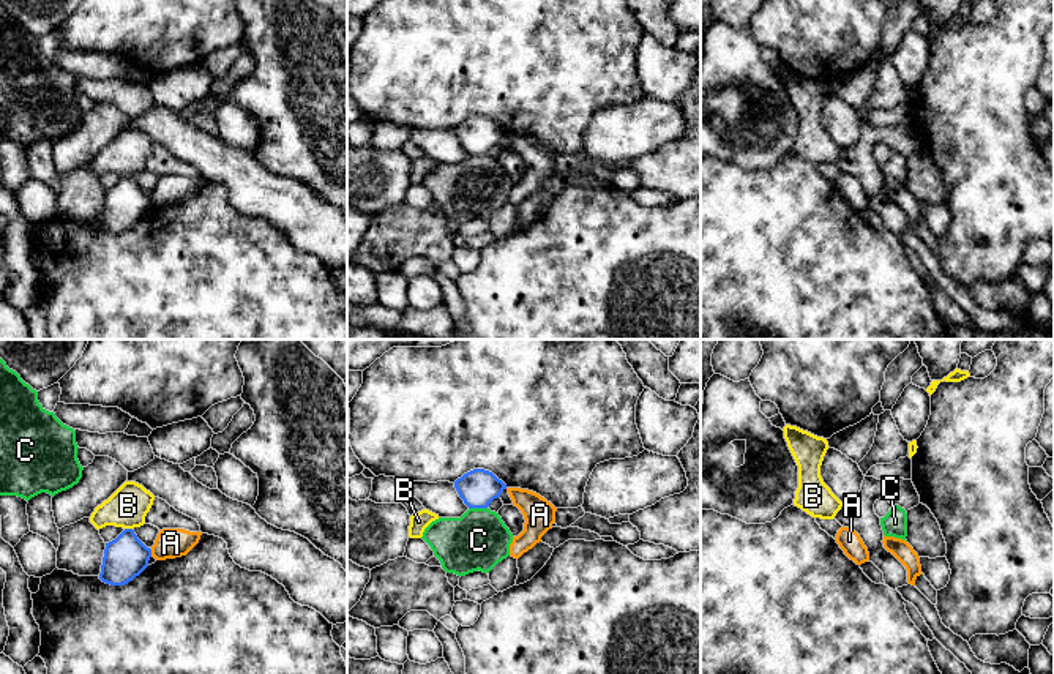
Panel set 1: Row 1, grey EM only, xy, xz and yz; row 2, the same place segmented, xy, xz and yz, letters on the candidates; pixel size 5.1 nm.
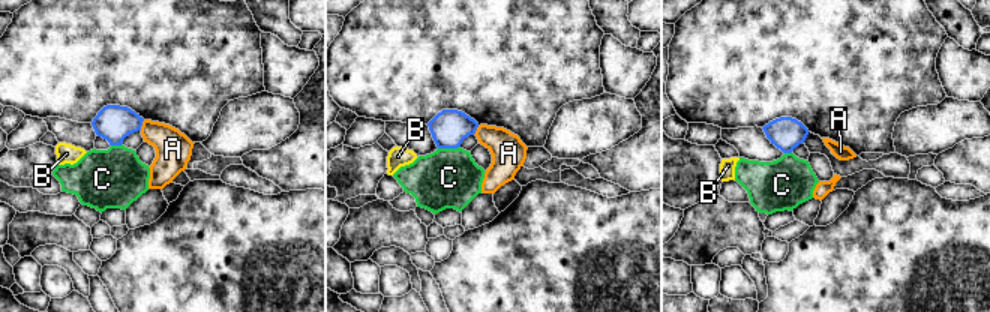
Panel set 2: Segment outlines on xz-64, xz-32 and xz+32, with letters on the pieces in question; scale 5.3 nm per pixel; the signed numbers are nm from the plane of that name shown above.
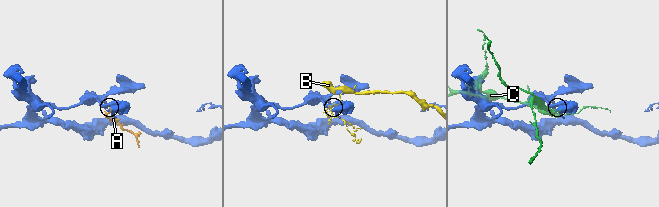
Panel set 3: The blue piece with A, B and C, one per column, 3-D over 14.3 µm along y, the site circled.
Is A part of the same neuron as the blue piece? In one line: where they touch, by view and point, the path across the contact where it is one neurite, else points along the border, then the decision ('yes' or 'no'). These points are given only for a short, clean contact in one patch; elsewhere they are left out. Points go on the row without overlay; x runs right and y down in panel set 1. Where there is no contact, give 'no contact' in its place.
meets blue in xy at (150, 199); border along xy (150, 196), (152, 202); no

